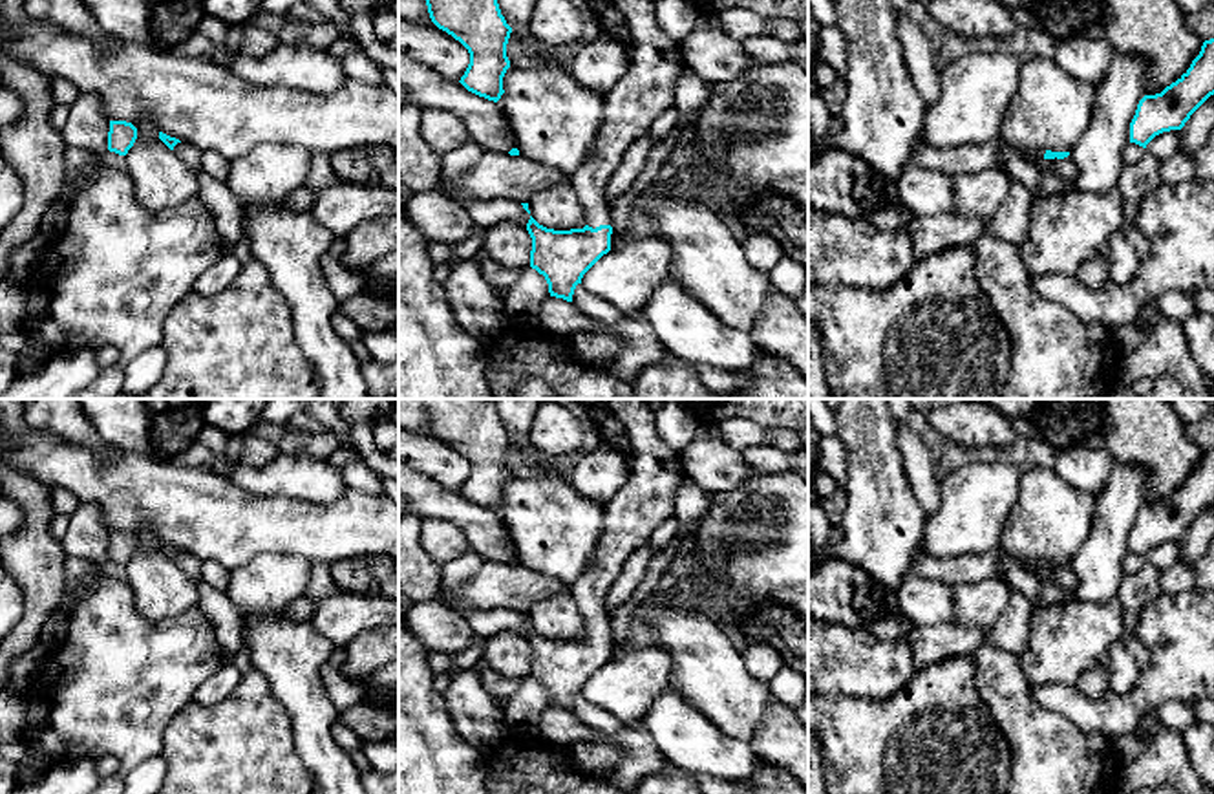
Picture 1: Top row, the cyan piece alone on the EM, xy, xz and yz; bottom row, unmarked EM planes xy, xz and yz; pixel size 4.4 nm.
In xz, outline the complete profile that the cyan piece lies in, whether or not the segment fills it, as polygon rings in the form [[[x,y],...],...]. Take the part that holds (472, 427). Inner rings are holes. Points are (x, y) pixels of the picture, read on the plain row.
[[[497,399],[419,401],[431,432],[470,463],[470,474],[459,492],[468,501],[497,512],[505,503],[503,487],[510,477],[506,454],[512,443],[501,424]]]

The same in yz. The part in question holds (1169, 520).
[[[1214,448],[1205,450],[1190,477],[1161,503],[1145,505],[1130,532],[1130,553],[1143,558],[1159,543],[1181,540],[1214,505]]]

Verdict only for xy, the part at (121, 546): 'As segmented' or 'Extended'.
As segmented

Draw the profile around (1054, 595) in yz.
[[[1042,582],[1040,596],[1042,596],[1044,607],[1060,607],[1073,600],[1071,591],[1053,582]]]

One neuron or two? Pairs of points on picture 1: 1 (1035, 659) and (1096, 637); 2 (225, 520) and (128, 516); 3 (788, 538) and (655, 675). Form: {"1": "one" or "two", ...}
{"1": "one", "2": "one", "3": "two"}

